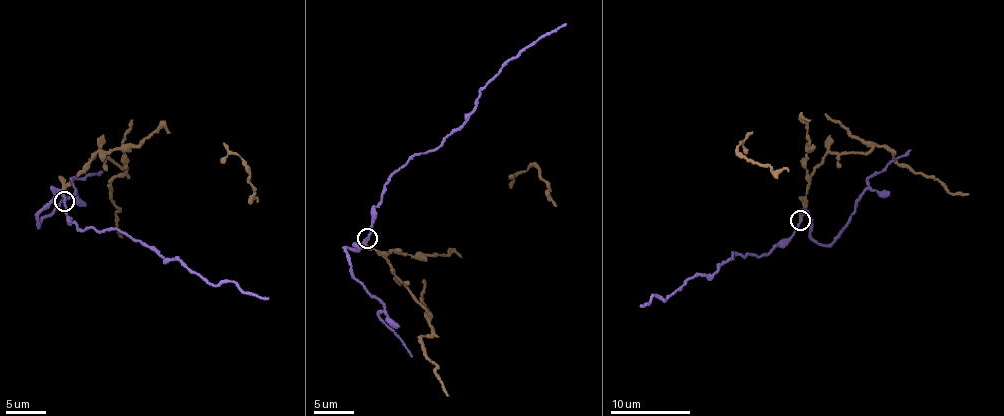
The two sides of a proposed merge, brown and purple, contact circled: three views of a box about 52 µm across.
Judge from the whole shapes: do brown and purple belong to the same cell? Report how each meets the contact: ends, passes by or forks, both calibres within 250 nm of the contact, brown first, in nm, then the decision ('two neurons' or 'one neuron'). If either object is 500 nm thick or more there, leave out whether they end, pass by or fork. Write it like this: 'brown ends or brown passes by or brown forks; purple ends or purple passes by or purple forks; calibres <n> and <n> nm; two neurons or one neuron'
brown ends; purple passes by; calibres 200 and 170 nm; two neurons

